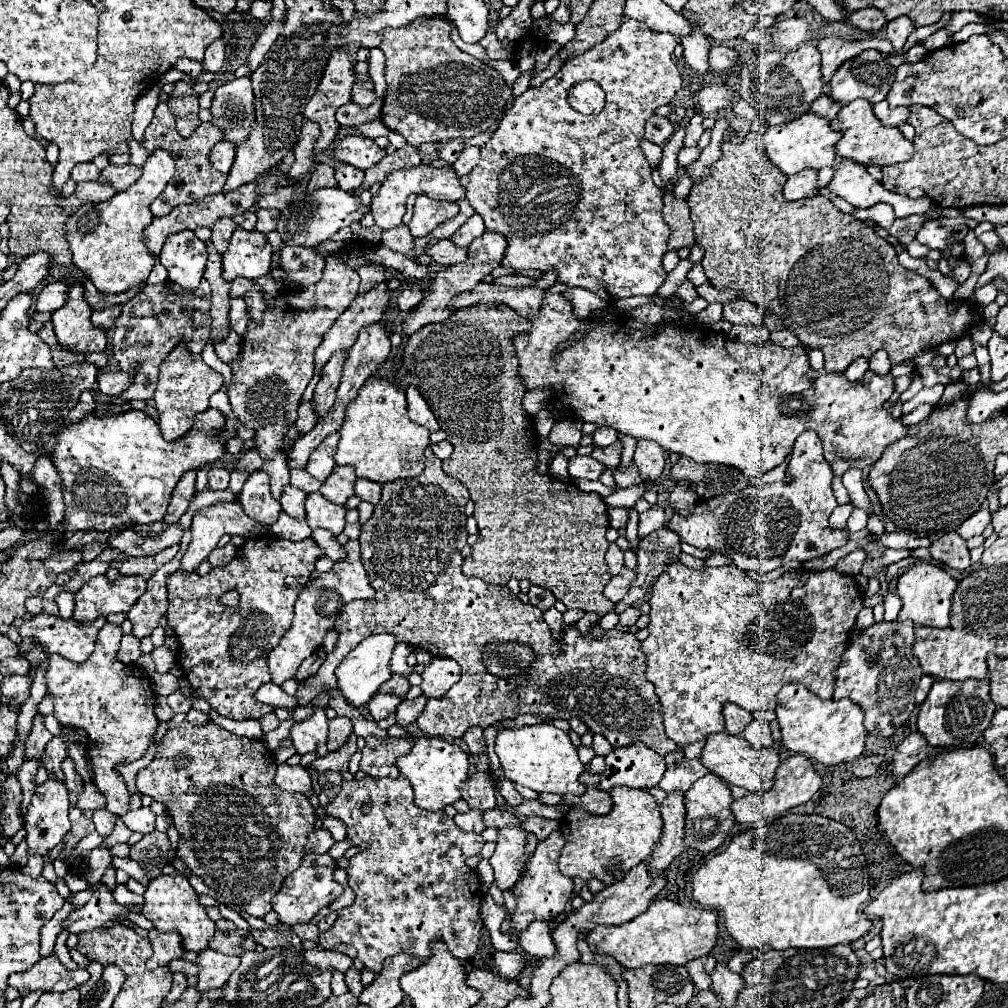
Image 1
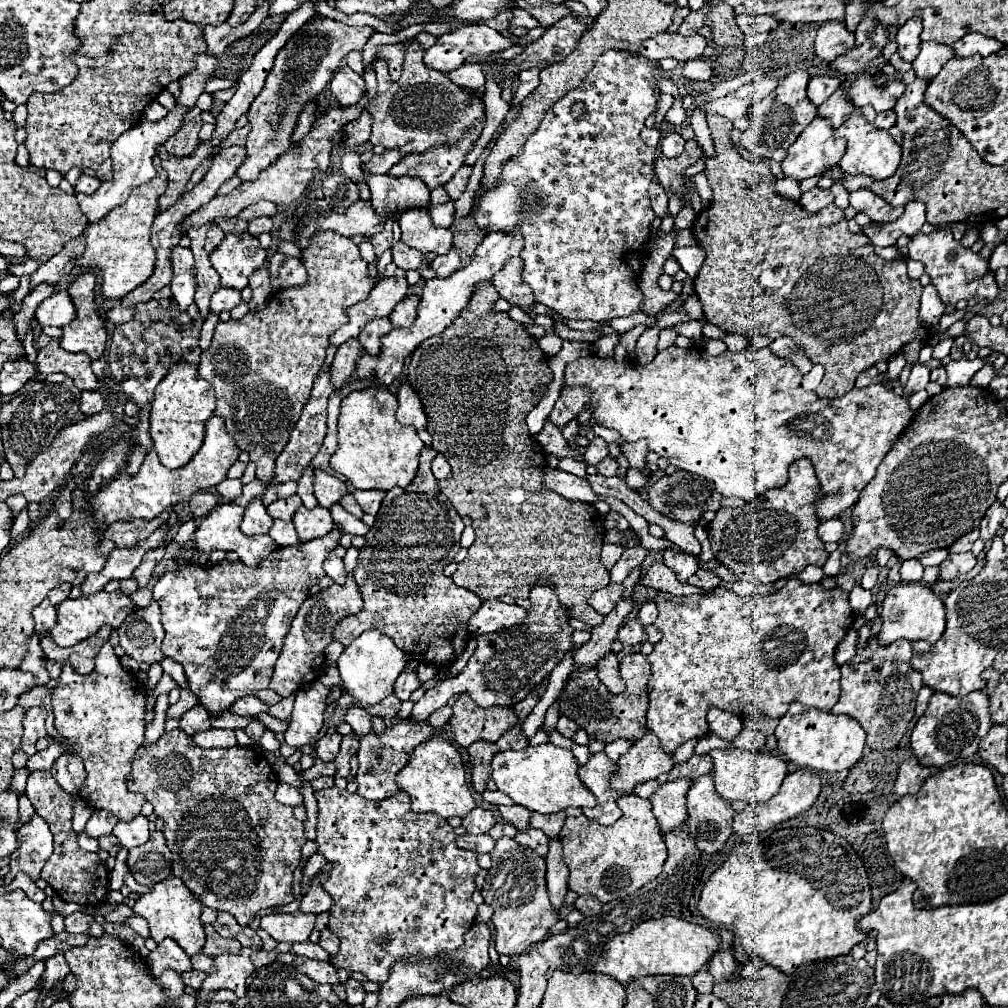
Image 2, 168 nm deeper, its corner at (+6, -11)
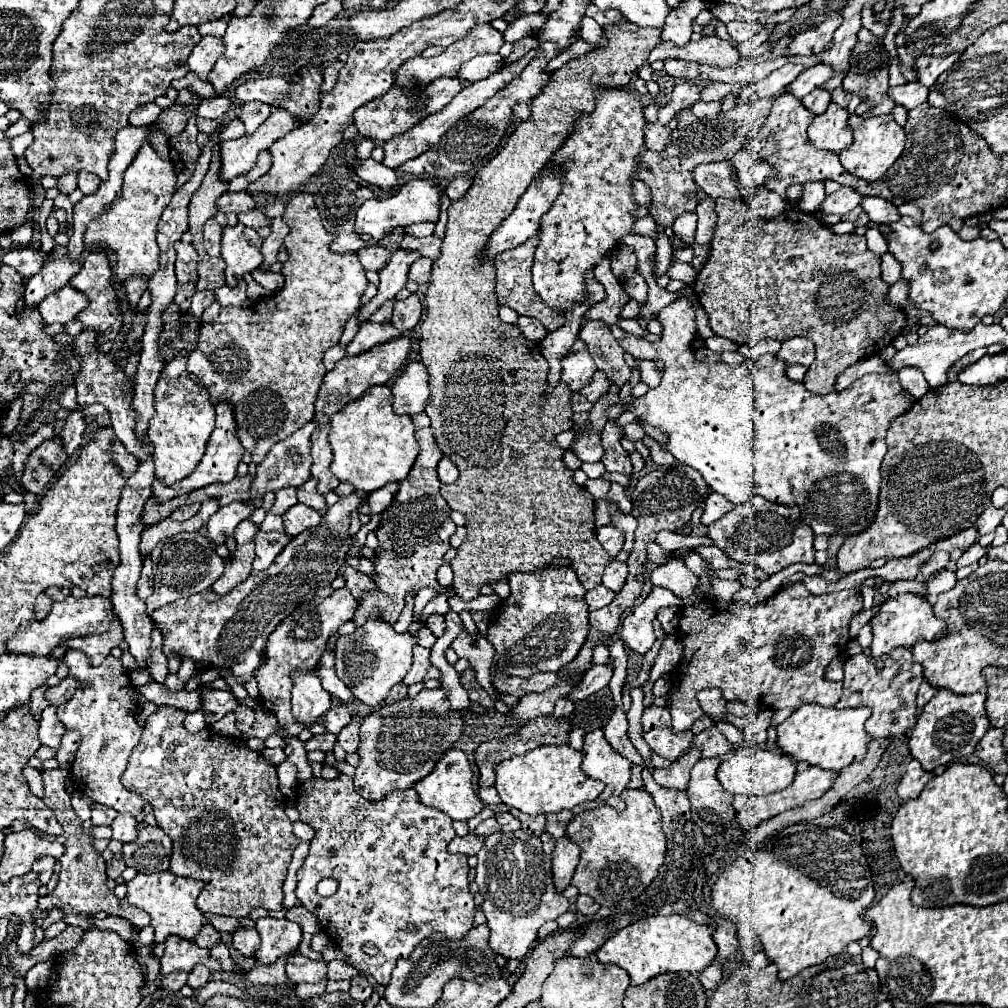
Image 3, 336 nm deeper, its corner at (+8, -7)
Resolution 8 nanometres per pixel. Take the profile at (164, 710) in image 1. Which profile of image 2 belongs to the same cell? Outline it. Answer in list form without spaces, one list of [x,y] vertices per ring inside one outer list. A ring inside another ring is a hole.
[[[181,690],[181,698],[177,704],[173,704],[167,710],[167,716],[183,716],[187,710],[191,710],[195,704],[199,704],[199,698],[191,690]]]

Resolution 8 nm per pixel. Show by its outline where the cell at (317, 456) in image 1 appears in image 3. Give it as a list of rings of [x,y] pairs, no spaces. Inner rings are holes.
[[[309,478],[305,484],[301,484],[297,488],[297,498],[299,498],[301,504],[323,512],[325,510],[325,498],[315,490],[315,486],[317,486],[317,482],[313,478]]]

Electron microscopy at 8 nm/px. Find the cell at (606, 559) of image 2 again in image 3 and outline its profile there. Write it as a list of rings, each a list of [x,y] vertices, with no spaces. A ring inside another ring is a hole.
[[[601,526],[599,530],[597,530],[597,540],[601,542],[601,546],[605,548],[605,552],[611,556],[611,558],[615,558],[617,554],[619,554],[619,550],[623,548],[623,540],[625,540],[625,536],[623,536],[623,532],[621,530],[617,530],[617,528],[613,528],[613,526]]]

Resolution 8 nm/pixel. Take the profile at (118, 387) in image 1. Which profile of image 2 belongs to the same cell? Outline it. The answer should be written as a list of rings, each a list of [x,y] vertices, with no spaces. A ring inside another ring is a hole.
[[[83,392],[81,394],[81,404],[79,404],[79,410],[85,414],[85,416],[93,416],[93,414],[99,414],[103,410],[103,396],[101,392]]]

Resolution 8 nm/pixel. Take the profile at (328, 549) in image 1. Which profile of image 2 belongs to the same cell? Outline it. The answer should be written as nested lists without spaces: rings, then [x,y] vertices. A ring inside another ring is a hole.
[[[331,552],[329,558],[323,562],[323,570],[325,570],[325,574],[327,574],[329,578],[333,578],[337,584],[345,584],[347,570],[345,570],[345,566],[343,566],[343,560],[341,560],[335,552]]]

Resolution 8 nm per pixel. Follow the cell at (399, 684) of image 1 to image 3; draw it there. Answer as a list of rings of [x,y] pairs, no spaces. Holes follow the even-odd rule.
[[[415,646],[413,648],[413,664],[411,664],[411,670],[407,672],[407,676],[403,678],[403,684],[405,686],[411,686],[415,682],[423,682],[423,676],[425,676],[425,670],[431,666],[429,662],[429,648],[423,648],[423,646]]]

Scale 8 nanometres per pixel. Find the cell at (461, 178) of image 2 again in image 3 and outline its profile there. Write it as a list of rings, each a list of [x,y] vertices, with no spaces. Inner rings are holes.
[[[457,176],[457,178],[453,178],[449,184],[447,184],[447,190],[445,190],[445,194],[451,198],[451,200],[457,200],[457,198],[461,198],[463,194],[465,194],[465,190],[471,186],[471,178],[469,176]]]

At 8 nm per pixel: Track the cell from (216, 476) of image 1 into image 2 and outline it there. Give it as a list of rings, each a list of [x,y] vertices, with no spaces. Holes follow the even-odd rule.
[[[197,492],[195,496],[191,496],[189,500],[189,510],[193,516],[203,518],[207,516],[215,506],[217,506],[217,494],[215,492]]]

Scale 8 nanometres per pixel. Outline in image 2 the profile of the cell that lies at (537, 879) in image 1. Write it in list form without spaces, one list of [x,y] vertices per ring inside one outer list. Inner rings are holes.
[[[559,840],[549,842],[549,854],[547,854],[547,888],[553,908],[563,906],[563,898],[567,894],[567,876],[569,868],[563,860],[563,846]]]

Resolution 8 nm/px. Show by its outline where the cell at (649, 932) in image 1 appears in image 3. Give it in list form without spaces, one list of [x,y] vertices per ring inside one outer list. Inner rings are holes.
[[[651,914],[647,918],[641,918],[625,926],[613,938],[609,938],[605,946],[597,950],[597,960],[601,964],[621,966],[629,974],[631,986],[645,984],[653,976],[659,976],[665,972],[697,974],[703,968],[707,968],[717,956],[717,946],[711,934],[713,934],[713,926],[699,926],[685,916]]]

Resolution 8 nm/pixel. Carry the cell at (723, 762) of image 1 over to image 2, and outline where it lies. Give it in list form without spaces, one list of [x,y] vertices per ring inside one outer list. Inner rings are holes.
[[[727,748],[727,750],[711,750],[709,756],[713,758],[715,788],[729,802],[733,800],[741,800],[745,804],[767,802],[779,792],[783,778],[787,776],[787,762],[765,751],[747,752],[739,748]]]

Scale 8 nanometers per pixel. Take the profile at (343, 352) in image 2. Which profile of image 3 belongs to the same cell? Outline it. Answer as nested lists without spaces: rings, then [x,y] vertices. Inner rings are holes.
[[[363,322],[359,326],[357,336],[347,344],[347,356],[357,356],[369,348],[373,348],[375,344],[381,344],[385,340],[391,340],[393,336],[399,336],[401,332],[397,332],[391,324],[373,324],[373,322]]]

